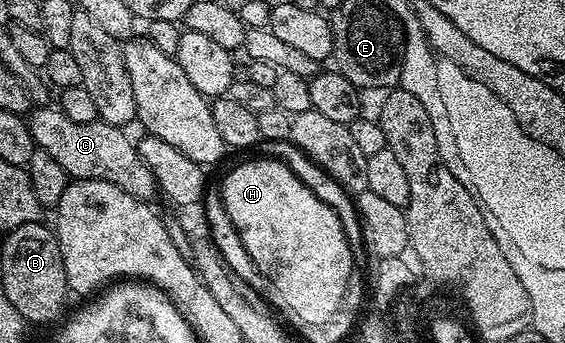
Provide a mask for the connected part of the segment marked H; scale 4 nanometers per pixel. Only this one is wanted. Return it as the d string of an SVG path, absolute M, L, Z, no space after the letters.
M243 161L236 169L229 170L227 178L224 179L223 185L221 184L221 200L225 203L225 209L229 211L229 219L237 231L237 235L241 235L241 243L245 243L245 251L251 256L255 266L259 268L260 274L271 280L272 287L279 292L280 299L291 308L291 313L295 316L295 319L314 325L327 323L339 310L343 302L343 295L347 290L347 283L353 275L351 245L347 242L347 233L343 230L342 219L289 166L282 165L279 161Z

